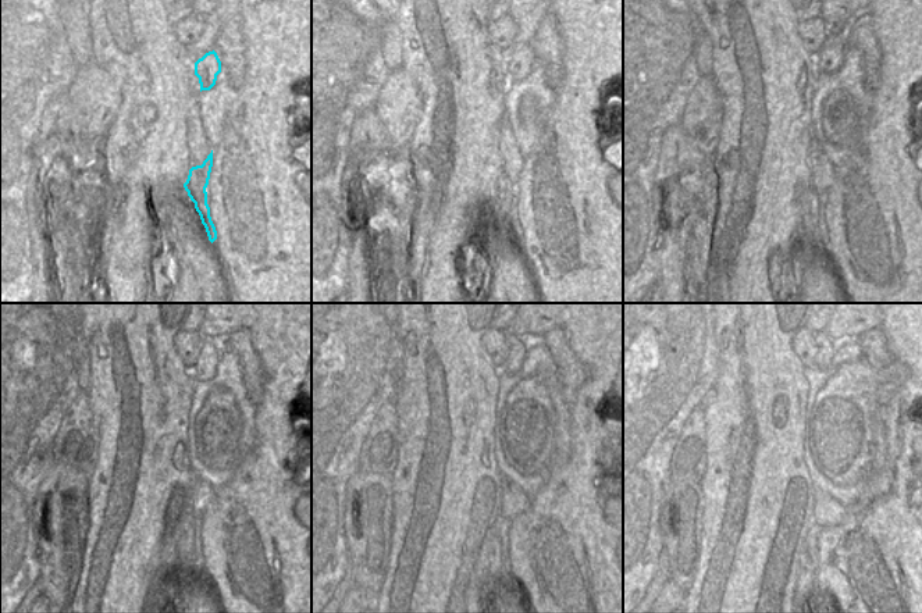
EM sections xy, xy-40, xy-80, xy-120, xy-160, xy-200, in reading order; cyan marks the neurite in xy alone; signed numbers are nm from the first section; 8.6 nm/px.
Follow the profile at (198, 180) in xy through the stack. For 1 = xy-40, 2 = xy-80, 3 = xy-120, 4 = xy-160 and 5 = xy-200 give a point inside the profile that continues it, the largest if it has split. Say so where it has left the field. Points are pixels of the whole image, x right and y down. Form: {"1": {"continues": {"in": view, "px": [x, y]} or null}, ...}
{"1": {"continues": {"in": "xy-40", "px": [506, 198]}}, "2": {"continues": {"in": "xy-80", "px": [812, 223]}}, "3": {"continues": {"in": "xy-120", "px": [189, 555]}}, "4": {"continues": {"in": "xy-160", "px": [498, 560]}}, "5": {"continues": {"in": "xy-200", "px": [805, 585]}}}

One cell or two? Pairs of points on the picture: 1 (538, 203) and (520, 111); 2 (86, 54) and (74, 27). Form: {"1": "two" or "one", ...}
{"1": "two", "2": "one"}

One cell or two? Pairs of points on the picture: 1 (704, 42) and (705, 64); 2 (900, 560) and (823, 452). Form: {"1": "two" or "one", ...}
{"1": "one", "2": "two"}

